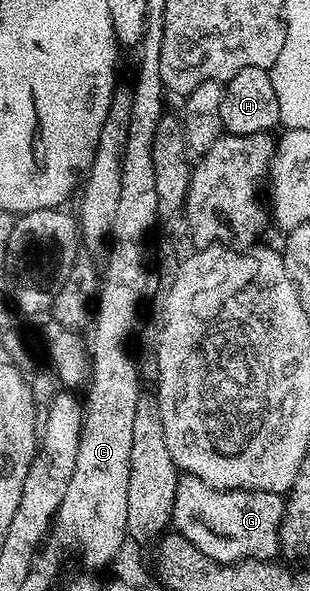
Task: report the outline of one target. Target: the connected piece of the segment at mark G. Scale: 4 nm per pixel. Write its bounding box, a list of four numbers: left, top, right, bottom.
[173,475,284,563]

